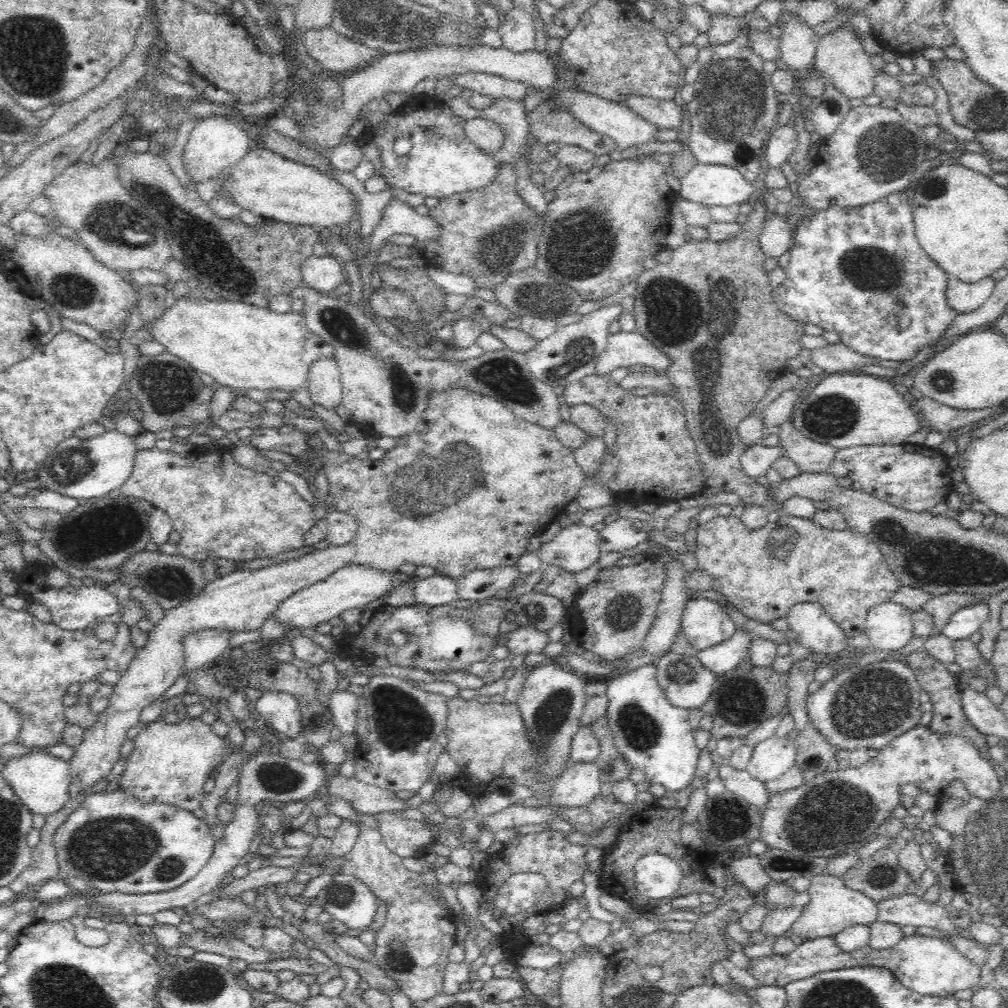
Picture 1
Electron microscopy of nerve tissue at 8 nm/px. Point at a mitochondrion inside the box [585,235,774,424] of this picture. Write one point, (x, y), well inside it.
(720, 312)

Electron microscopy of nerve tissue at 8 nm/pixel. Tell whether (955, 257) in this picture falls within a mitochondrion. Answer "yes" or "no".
no

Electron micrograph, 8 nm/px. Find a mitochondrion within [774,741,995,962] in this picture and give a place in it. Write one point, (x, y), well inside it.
(829, 815)

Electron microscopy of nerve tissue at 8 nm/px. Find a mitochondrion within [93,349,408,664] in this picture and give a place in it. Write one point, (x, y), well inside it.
(169, 387)

